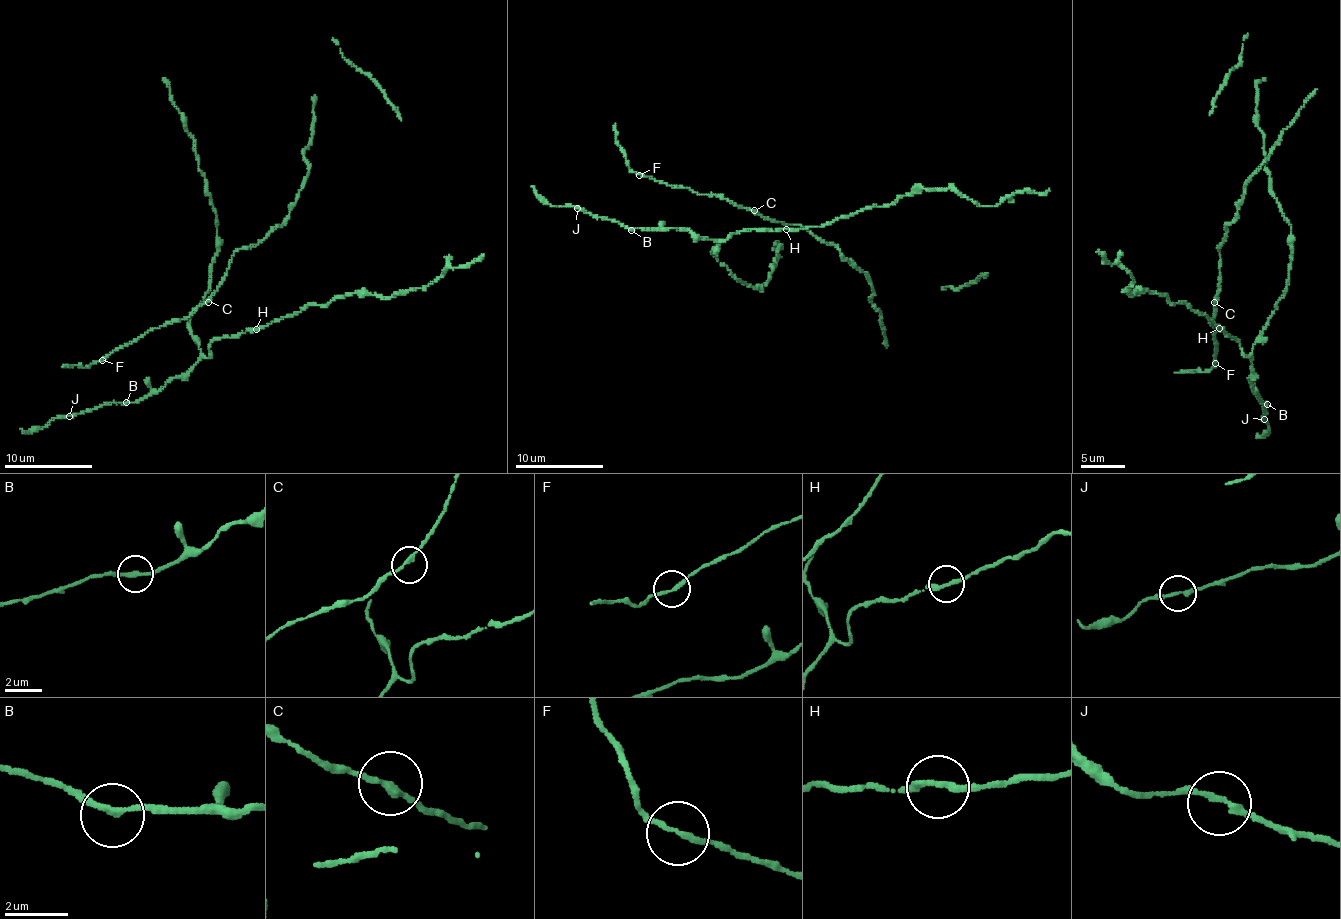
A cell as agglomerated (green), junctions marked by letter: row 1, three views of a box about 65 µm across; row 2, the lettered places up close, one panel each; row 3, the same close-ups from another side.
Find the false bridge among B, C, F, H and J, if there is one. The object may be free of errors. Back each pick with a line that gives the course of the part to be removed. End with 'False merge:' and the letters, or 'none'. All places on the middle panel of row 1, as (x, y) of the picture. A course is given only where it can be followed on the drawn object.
False merge: none

